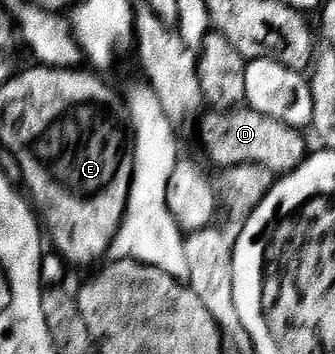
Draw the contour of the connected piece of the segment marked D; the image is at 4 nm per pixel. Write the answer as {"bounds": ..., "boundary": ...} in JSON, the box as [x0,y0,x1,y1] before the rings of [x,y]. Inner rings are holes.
{"bounds":[200,108,310,176],"boundary":[[[251,108],[233,109],[209,109],[209,114],[200,122],[200,142],[204,145],[204,150],[208,153],[208,158],[212,162],[217,162],[220,168],[237,166],[240,163],[250,162],[252,164],[262,164],[262,168],[270,168],[273,176],[283,176],[300,165],[309,153],[310,147],[304,143],[304,138],[299,129],[282,120],[274,120],[274,116],[266,116],[262,112]]]}

